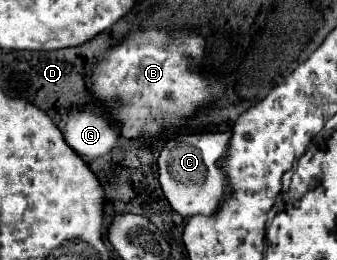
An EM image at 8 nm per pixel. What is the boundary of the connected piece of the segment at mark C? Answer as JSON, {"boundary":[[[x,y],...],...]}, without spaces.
{"boundary":[[[189,134],[175,136],[165,142],[159,154],[159,182],[171,208],[183,218],[189,216],[213,216],[221,208],[221,200],[229,194],[229,180],[221,168],[221,160],[227,156],[231,134]]]}

